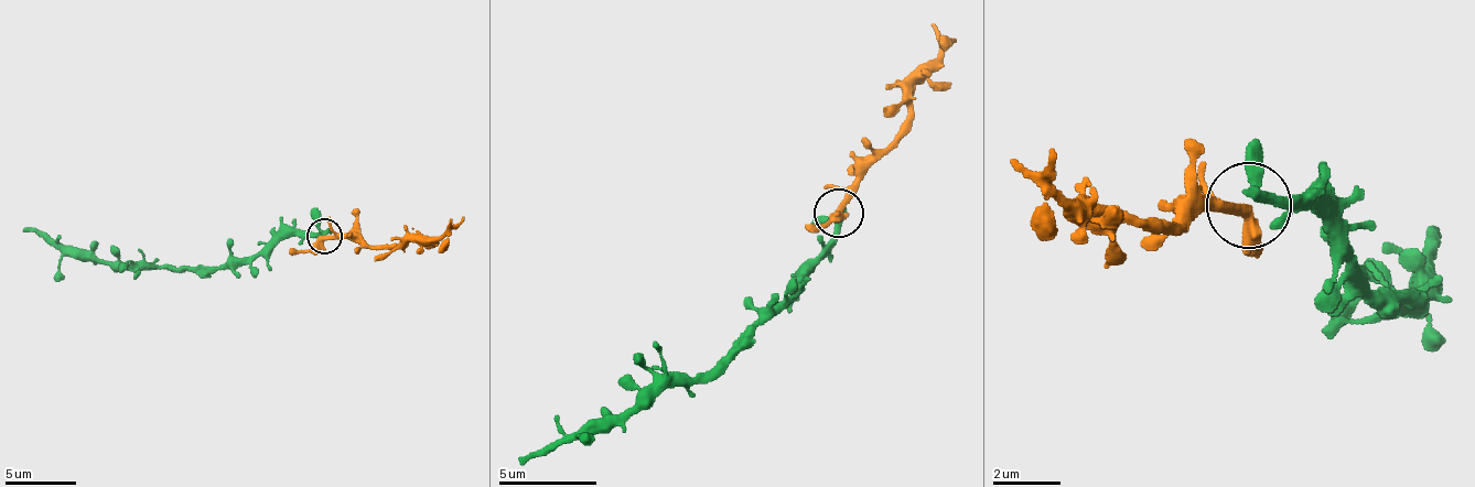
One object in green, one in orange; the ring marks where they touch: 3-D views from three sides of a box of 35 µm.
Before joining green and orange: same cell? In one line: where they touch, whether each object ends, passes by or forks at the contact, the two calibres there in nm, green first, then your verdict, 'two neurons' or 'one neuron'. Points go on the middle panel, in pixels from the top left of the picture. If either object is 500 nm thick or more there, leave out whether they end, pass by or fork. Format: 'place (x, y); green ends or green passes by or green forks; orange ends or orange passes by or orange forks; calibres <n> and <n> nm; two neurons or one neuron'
place (839, 213); green passes by; orange passes by; calibres 320 and 320 nm; one neuron

